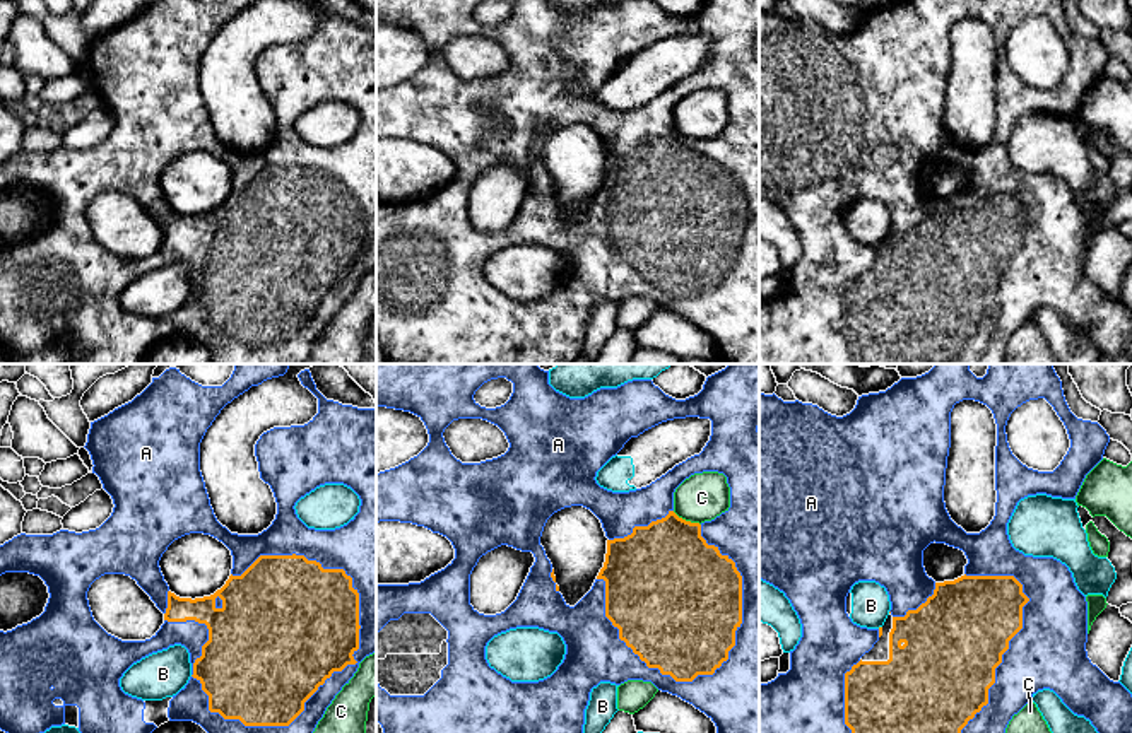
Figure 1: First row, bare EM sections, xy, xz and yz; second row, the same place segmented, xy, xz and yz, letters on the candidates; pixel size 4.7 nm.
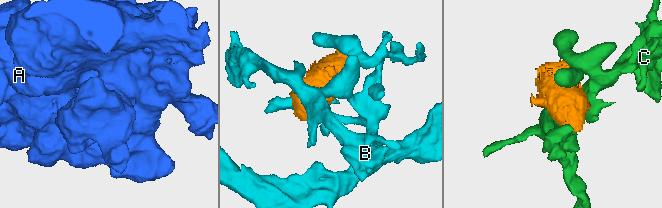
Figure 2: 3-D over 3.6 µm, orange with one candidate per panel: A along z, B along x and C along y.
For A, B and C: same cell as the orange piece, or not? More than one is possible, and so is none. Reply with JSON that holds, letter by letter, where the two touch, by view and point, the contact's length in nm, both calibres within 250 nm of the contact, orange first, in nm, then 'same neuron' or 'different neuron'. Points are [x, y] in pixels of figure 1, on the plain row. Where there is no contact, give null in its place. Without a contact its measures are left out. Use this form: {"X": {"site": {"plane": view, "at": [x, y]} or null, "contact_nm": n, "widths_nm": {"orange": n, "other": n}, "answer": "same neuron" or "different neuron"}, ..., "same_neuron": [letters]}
{"A": {"site": {"plane": "xy", "at": [224, 335]}, "contact_nm": 950, "widths_nm": {"orange": 460, "other": 220}, "answer": "same neuron"}, "B": {"site": null, "answer": "different neuron"}, "C": {"site": {"plane": "xz", "at": [684, 137]}, "contact_nm": 150, "widths_nm": {"orange": 460, "other": 220}, "answer": "different neuron"}, "same_neuron": ["A"]}

